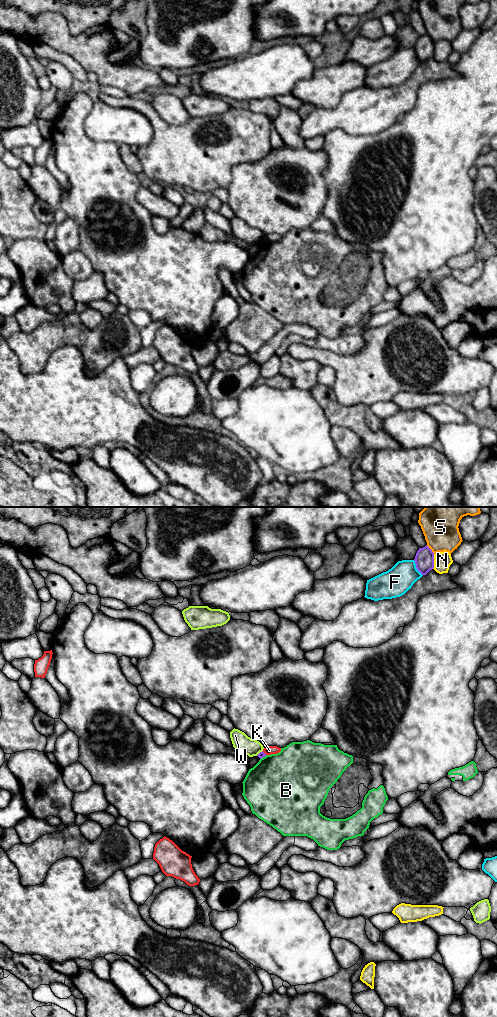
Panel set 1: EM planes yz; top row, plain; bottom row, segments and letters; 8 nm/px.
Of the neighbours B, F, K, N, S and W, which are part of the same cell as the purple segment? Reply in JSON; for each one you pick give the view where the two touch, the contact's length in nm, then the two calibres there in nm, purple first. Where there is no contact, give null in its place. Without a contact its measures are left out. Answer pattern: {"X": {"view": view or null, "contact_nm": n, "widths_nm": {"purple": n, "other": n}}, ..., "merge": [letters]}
{"merge": []}

